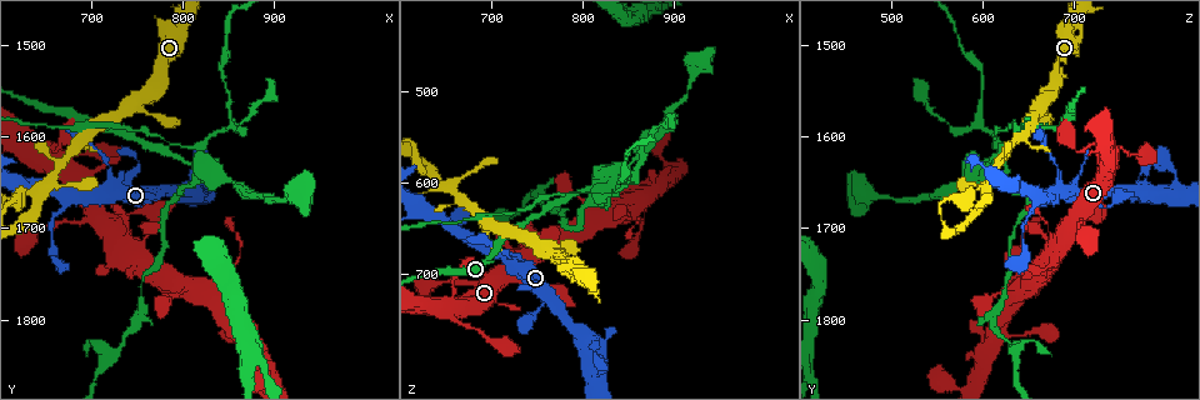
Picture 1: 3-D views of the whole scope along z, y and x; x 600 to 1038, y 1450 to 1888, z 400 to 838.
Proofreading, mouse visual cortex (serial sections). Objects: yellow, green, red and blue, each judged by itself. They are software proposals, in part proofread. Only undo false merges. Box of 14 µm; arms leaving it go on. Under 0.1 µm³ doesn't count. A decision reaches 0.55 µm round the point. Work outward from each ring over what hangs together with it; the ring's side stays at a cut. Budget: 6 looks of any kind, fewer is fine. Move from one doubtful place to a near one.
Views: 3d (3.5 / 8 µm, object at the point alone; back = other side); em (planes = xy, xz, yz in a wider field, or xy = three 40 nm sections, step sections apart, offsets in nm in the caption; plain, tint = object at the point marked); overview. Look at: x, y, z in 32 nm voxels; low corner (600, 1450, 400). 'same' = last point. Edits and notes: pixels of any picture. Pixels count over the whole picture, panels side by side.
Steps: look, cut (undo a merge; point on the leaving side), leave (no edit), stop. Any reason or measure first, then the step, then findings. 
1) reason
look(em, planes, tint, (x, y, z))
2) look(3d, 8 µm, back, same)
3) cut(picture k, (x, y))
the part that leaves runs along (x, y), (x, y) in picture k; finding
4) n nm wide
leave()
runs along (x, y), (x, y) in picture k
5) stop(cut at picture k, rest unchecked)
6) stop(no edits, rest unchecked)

arms run side by side
look(em, xy, step 3, tint, (655, 1645, 610))

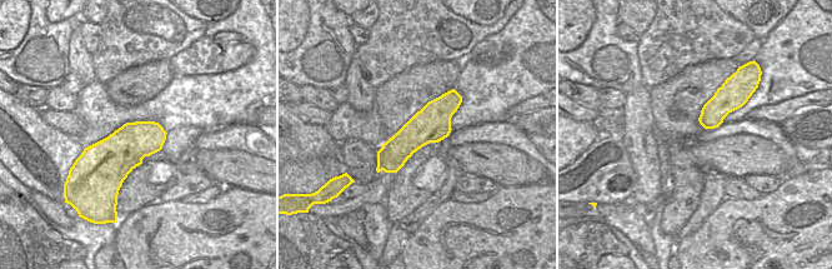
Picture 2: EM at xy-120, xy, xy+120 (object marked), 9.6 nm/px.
look(3d, 3.5 µm, same)

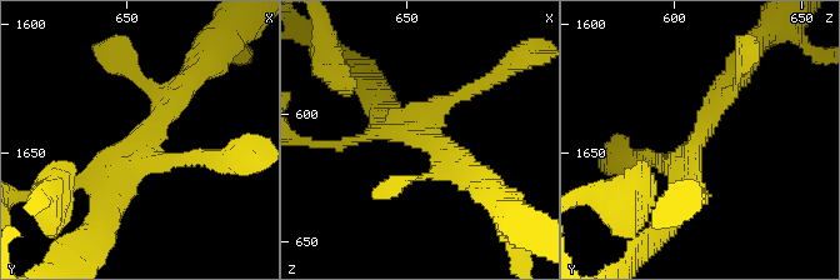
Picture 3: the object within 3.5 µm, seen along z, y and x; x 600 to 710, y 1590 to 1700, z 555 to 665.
leave()
runs along (181, 88), (120, 160), (100, 218) in picture 3; all the same cell

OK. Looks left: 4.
calibre changes
look(3d, 3.5 µm, (725, 1655, 685))

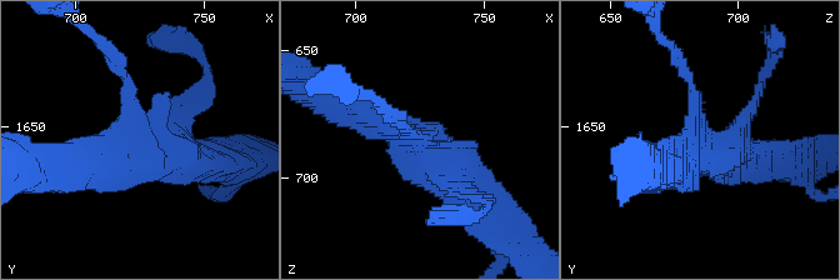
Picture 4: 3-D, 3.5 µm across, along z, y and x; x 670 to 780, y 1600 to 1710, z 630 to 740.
need the tissue
look(em, xy, step 5, tint, (722, 1657, 685))

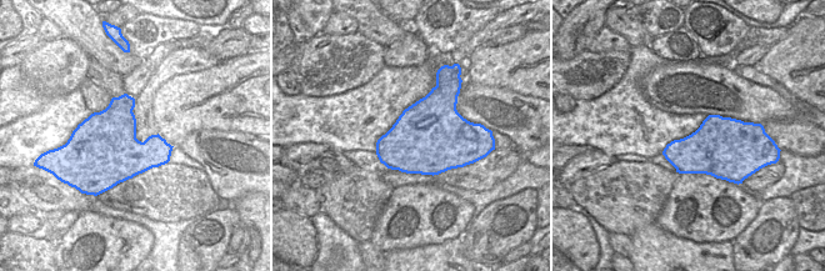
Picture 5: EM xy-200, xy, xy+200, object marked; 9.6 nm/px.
leave()
runs along (194, 161), (140, 158), (118, 66) in picture 4; all the same cell

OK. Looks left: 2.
thick turns thin
look(3d, 3.5 µm, (655, 1710, 640))

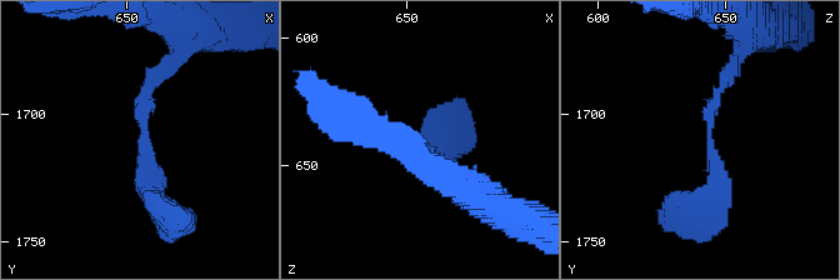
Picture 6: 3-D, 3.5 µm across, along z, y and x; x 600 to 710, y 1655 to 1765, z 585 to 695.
arms of 150, 300 nm; need the tissue
look(em, xy, step 3, tint, (655, 1709, 645))

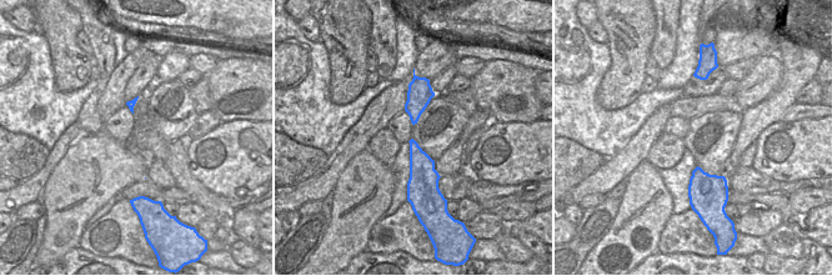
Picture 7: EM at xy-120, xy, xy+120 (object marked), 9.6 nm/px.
leave()
runs along (733, 64), (710, 109), (718, 190), (701, 209) in picture 6; one cell here

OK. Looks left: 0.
stop(no edits, rest unchecked)

